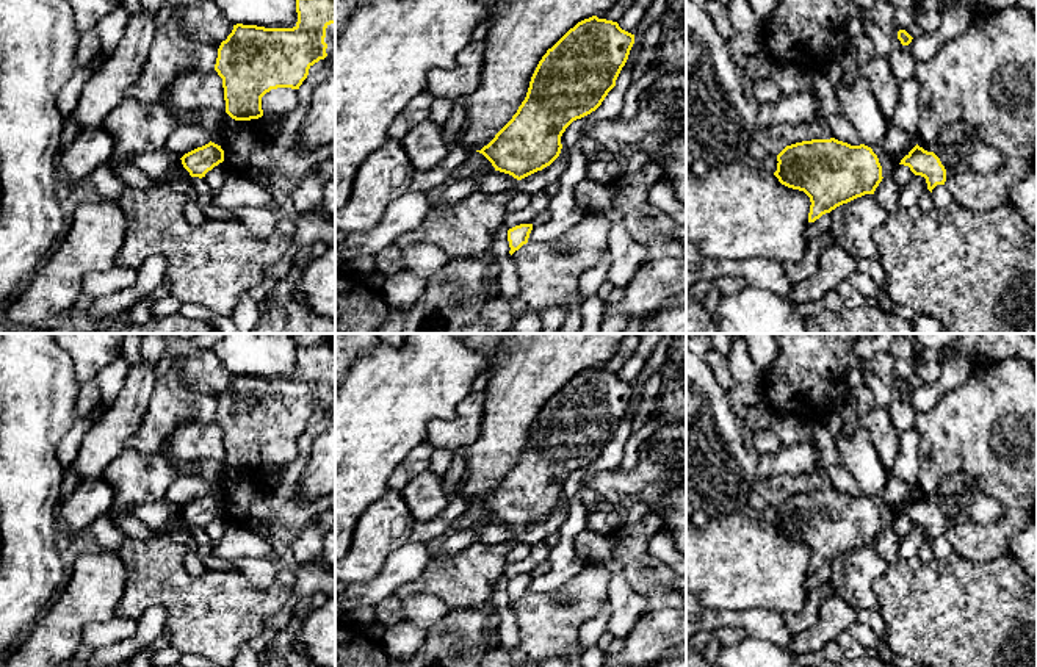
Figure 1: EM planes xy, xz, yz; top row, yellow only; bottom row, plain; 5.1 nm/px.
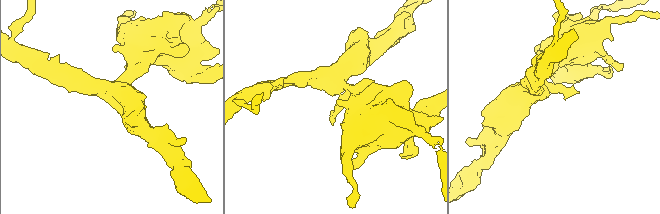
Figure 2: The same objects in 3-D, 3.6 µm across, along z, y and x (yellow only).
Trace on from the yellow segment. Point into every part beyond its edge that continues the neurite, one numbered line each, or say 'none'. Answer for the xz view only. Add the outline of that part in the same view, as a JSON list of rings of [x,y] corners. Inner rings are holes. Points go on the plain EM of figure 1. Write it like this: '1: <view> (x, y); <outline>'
none

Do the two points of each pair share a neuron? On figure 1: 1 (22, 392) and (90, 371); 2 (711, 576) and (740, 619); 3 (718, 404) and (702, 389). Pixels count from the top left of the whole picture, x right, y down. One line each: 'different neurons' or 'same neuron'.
1: different neurons
2: different neurons
3: same neuron

